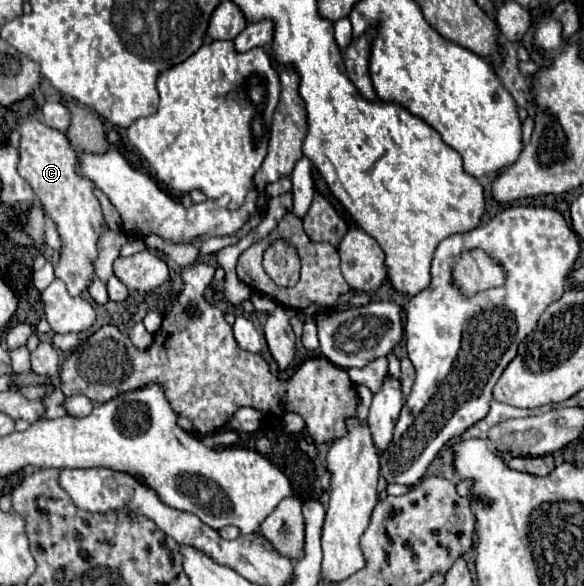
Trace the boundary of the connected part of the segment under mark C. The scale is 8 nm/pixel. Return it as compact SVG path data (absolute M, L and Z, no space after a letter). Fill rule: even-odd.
M29 119L21 125L19 131L19 175L31 185L33 193L39 197L43 209L53 219L61 239L61 249L55 263L55 277L65 281L71 297L79 297L95 277L97 241L105 231L101 205L93 195L93 183L75 173L77 155L63 133L47 127L39 119Z

